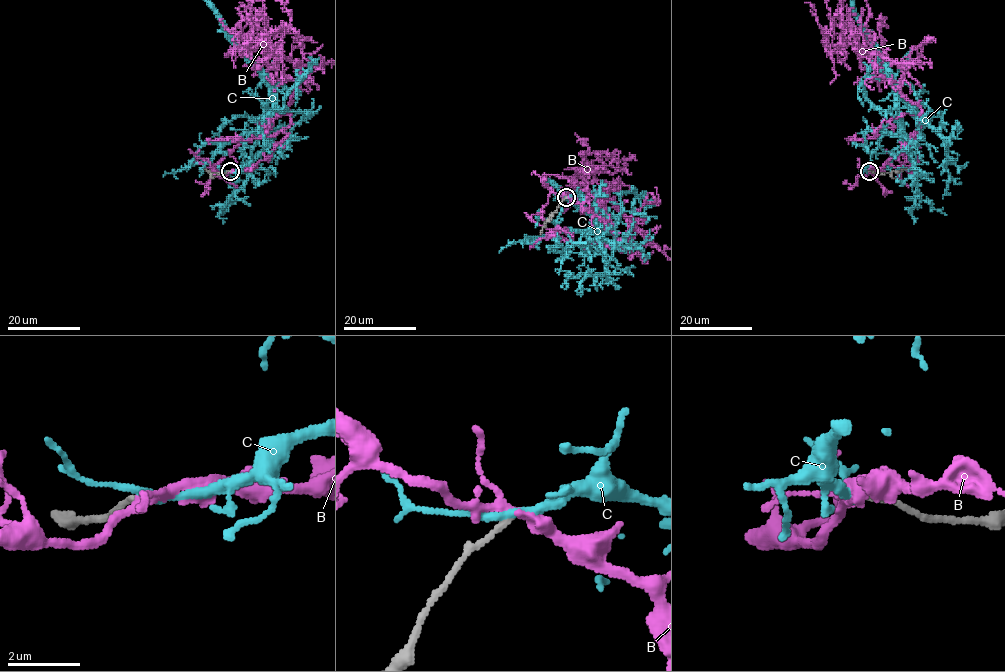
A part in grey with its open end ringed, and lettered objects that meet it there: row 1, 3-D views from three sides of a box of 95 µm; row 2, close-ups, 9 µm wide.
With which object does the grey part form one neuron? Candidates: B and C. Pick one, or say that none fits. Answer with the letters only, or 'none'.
none

